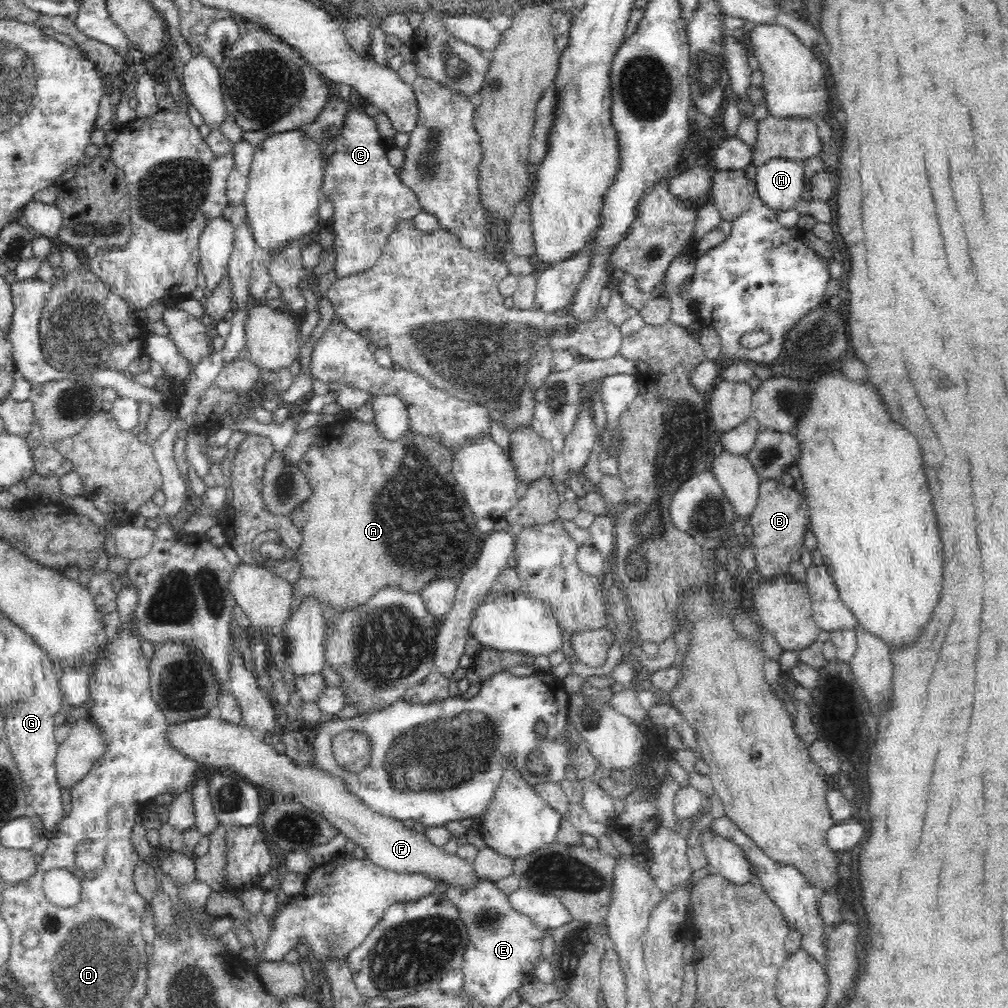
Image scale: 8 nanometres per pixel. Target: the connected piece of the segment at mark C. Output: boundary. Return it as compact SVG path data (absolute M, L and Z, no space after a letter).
M351 110L339 132L336 152L325 164L321 194L330 197L334 212L328 220L334 233L334 272L337 278L360 274L376 266L384 252L388 234L404 220L421 211L420 201L411 187L400 182L398 172L388 163L386 144L376 132L376 122L364 110Z

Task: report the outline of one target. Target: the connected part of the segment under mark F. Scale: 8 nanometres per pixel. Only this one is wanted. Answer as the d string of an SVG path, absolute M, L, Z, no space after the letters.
M212 713L182 724L170 724L164 736L172 748L178 749L198 764L234 768L246 781L274 790L283 794L285 801L297 802L304 808L321 814L340 833L345 834L348 840L352 840L355 846L361 846L365 858L378 866L394 871L419 871L439 879L439 882L446 882L451 888L460 888L462 892L479 880L470 861L456 854L446 853L443 847L434 846L424 833L406 828L402 821L369 809L358 797L346 791L342 779L314 767L298 766L287 755L278 754L273 745L266 744L251 729L227 723Z

